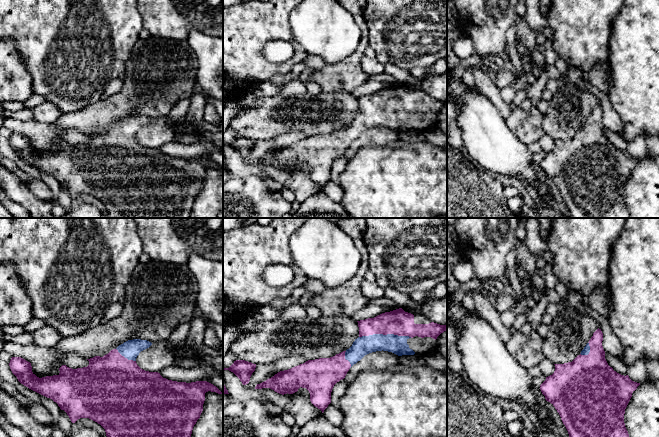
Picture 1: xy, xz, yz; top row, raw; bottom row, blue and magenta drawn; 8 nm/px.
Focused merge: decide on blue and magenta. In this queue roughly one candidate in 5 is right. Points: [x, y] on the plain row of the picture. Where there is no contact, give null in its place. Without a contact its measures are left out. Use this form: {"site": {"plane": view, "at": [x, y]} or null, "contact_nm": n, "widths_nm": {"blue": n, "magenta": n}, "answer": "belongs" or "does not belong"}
{"site": {"plane": "xz", "at": [385, 111]}, "contact_nm": 420, "widths_nm": {"blue": 150, "magenta": 200}, "answer": "belongs"}

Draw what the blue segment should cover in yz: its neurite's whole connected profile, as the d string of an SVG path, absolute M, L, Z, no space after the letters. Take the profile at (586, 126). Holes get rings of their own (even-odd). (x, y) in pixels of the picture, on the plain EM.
M598 104L572 138L554 140L554 149L546 153L546 156L540 161L540 166L546 177L550 178L559 189L571 218L631 218L625 203L624 190L632 169L640 159L632 157L628 151L624 152L617 149L608 141L602 117L603 109Z

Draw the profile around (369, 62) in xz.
M368 46L363 52L361 66L363 71L369 76L384 73L384 64L378 61L375 51L370 46Z

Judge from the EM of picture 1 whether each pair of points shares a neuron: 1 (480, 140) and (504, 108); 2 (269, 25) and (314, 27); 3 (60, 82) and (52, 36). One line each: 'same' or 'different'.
1: different
2: different
3: same

